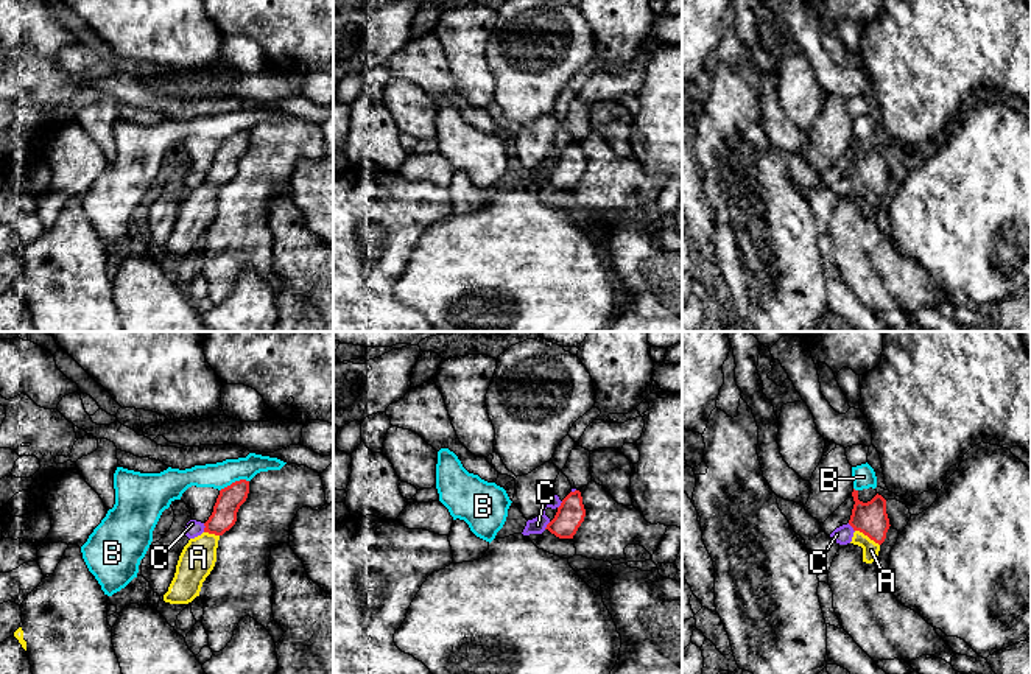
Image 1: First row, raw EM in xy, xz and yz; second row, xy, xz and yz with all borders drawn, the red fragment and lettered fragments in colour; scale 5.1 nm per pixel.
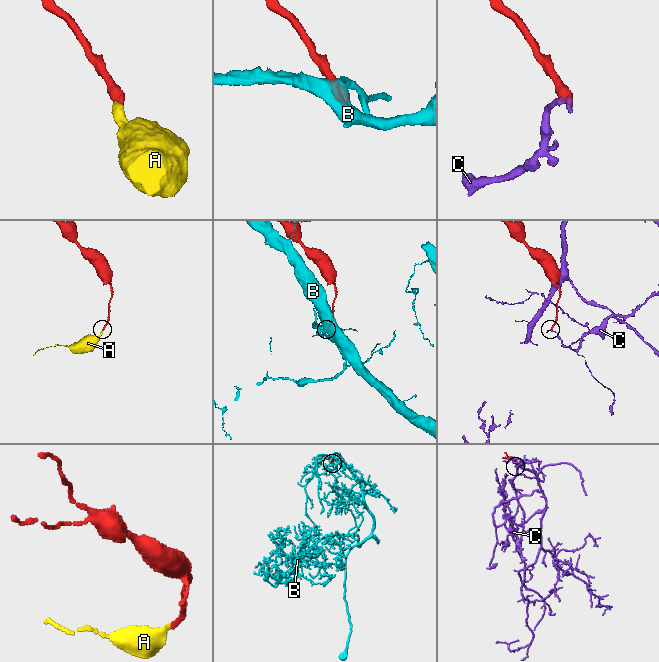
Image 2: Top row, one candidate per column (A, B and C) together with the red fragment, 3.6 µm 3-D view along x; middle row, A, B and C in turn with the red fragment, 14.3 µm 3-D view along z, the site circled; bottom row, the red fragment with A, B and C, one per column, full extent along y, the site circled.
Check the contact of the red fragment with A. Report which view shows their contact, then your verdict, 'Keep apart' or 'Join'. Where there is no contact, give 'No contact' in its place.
Touches red in yz. Join

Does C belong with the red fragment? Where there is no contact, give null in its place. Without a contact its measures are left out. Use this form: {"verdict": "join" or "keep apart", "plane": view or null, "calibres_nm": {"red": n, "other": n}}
{"verdict": "keep apart", "plane": "xy", "calibres_nm": {"red": 130, "other": 90}}

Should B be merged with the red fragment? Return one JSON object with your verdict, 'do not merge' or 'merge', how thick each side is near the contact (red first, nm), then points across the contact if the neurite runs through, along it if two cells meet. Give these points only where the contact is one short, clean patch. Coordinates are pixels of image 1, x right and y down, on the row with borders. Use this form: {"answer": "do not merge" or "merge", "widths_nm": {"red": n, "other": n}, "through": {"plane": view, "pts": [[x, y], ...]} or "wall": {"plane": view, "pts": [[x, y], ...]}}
{"answer": "do not merge", "widths_nm": {"red": 130, "other": 140}, "wall": {"plane": "xy", "pts": [[248, 480], [235, 480], [220, 491]]}}

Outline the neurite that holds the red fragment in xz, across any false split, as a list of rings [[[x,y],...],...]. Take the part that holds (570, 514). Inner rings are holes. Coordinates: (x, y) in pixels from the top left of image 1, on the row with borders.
[[[579,490],[570,492],[558,507],[554,518],[547,525],[551,534],[559,539],[573,539],[584,521],[586,509]]]

